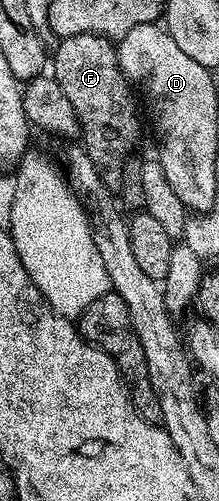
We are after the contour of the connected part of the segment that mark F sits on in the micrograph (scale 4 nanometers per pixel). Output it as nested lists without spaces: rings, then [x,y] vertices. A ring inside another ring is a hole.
[[[81,33],[59,40],[57,44],[58,50],[52,53],[52,76],[60,83],[60,91],[64,91],[68,103],[74,108],[81,136],[86,136],[85,148],[90,154],[90,160],[94,162],[99,174],[121,174],[123,165],[131,156],[134,101],[130,98],[131,86],[118,66],[115,46],[107,38],[95,33]]]

